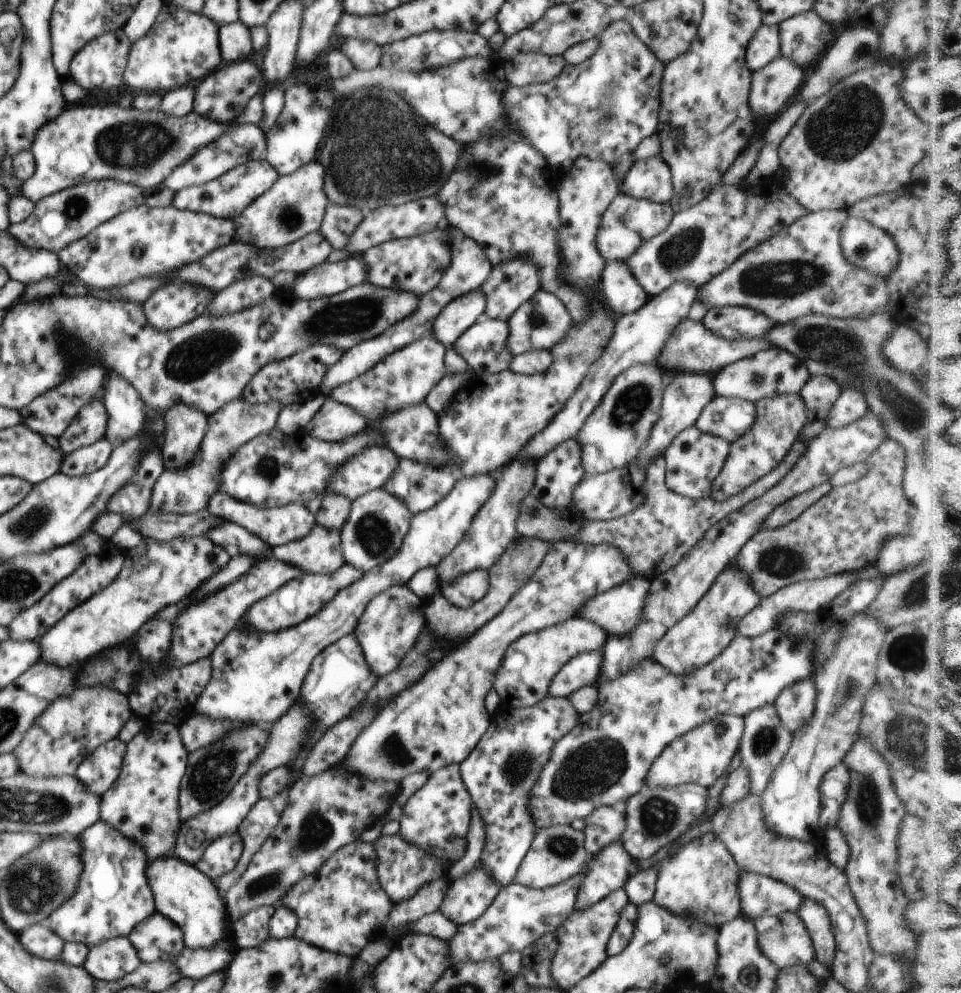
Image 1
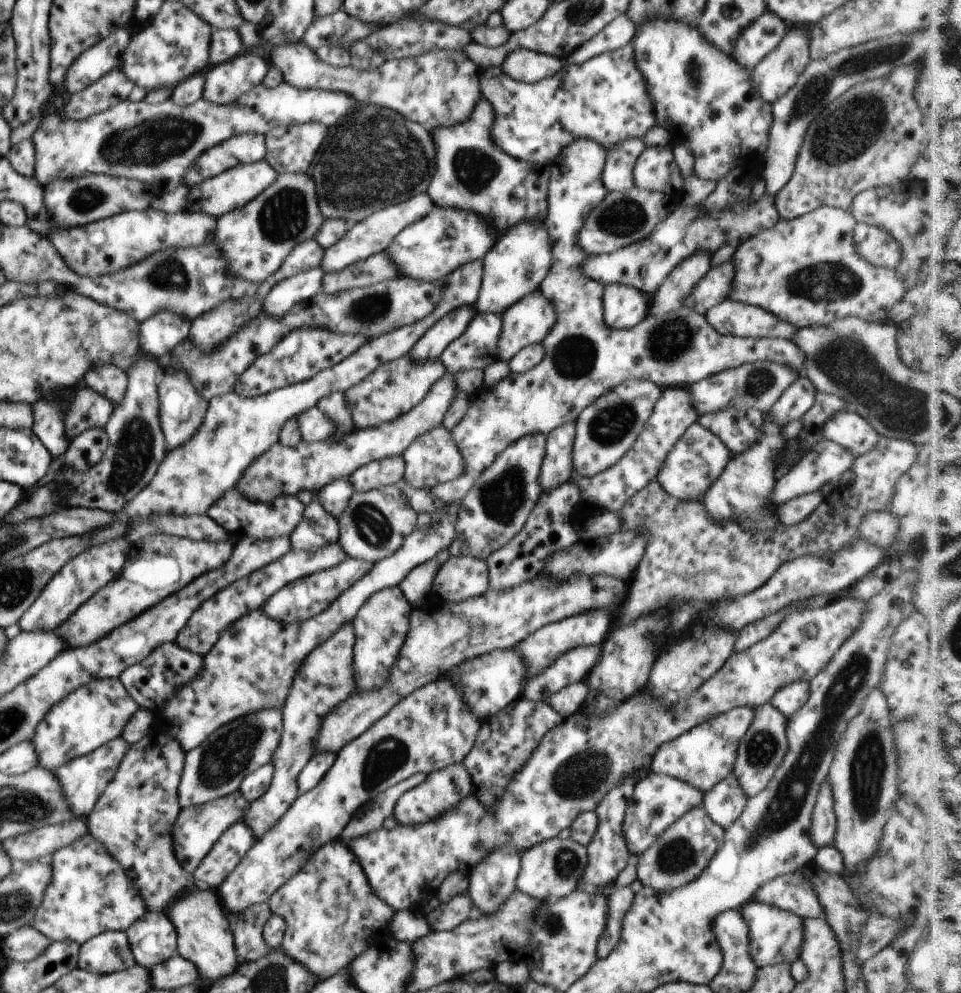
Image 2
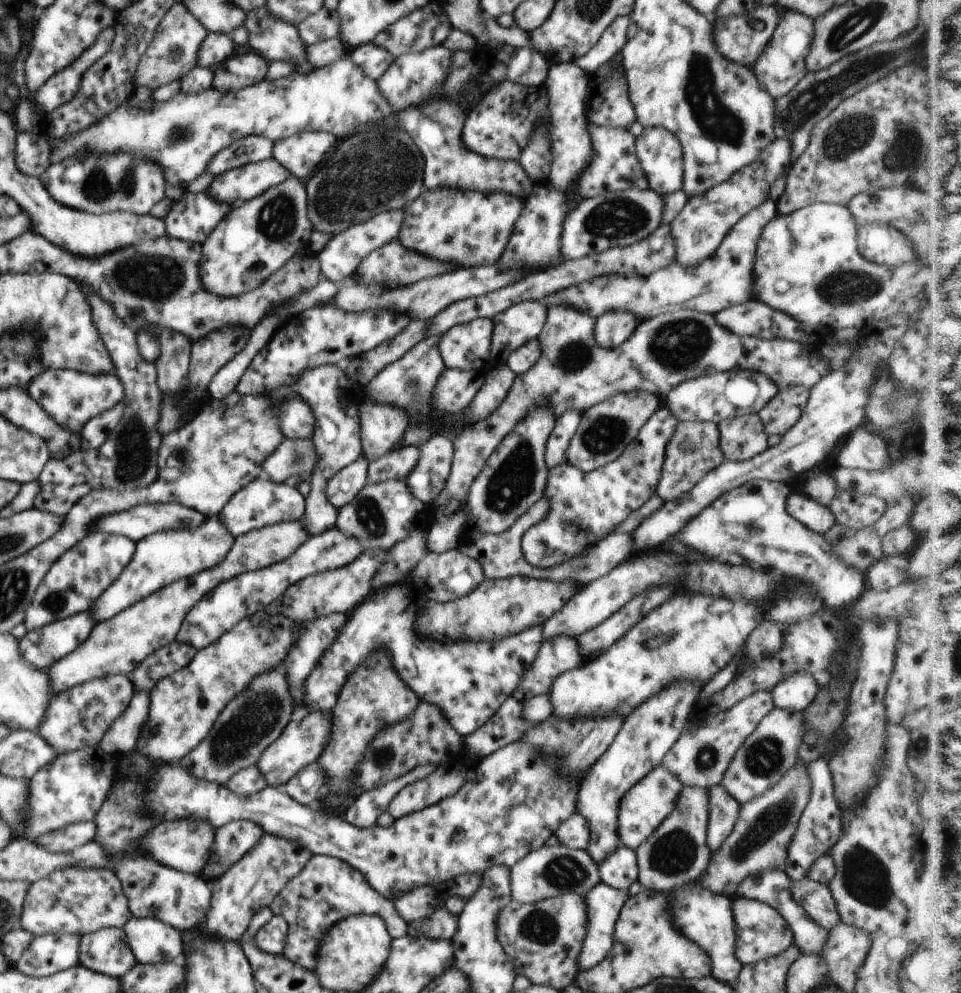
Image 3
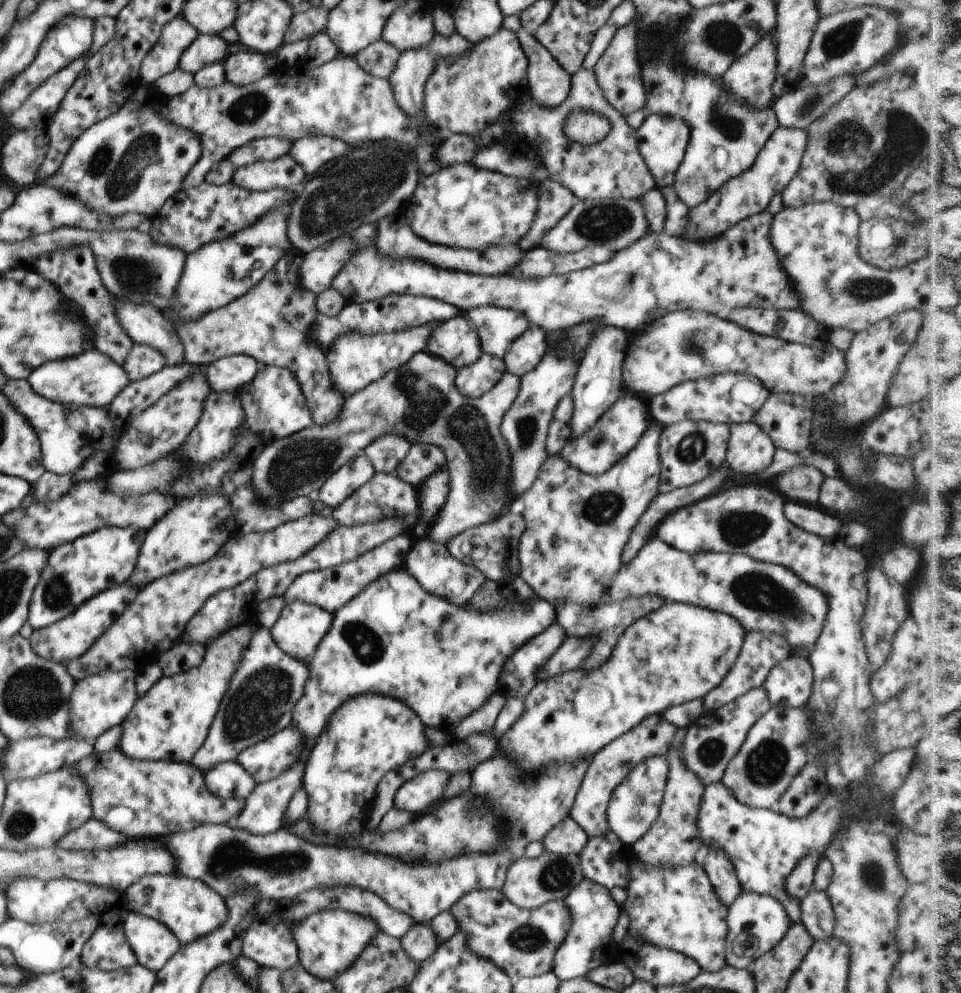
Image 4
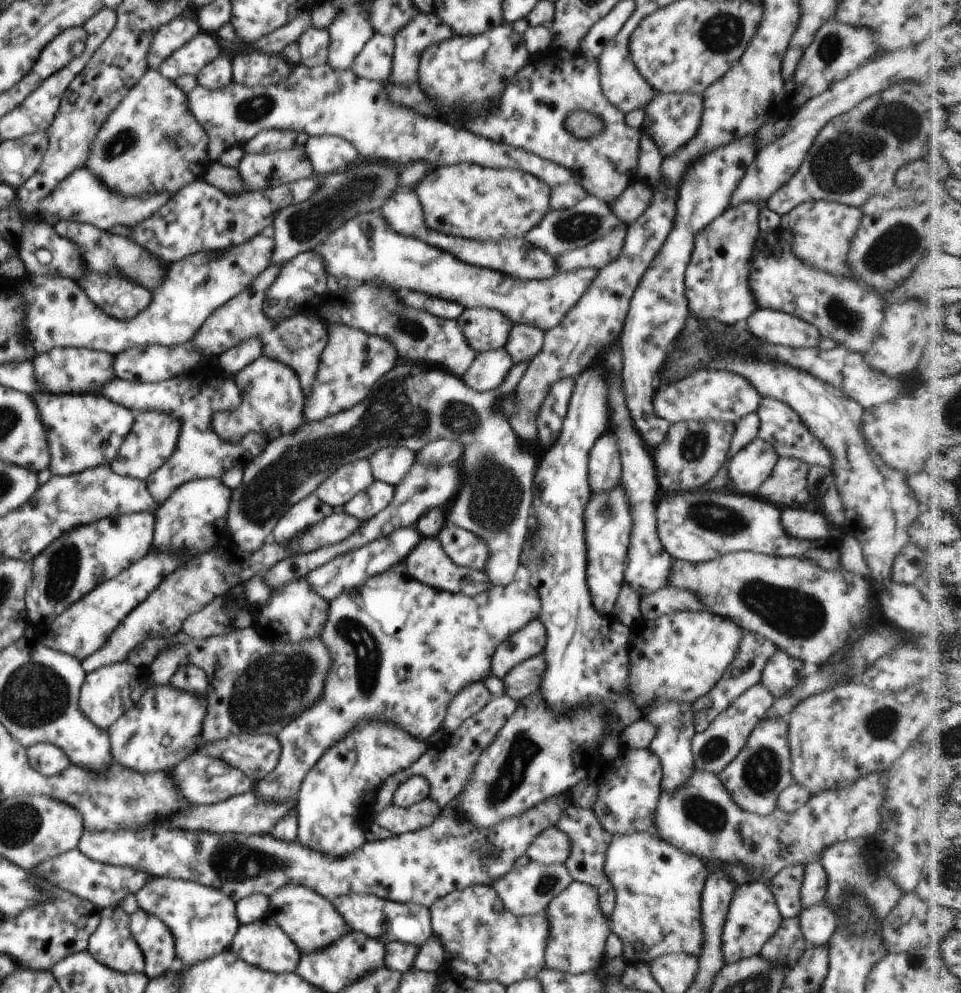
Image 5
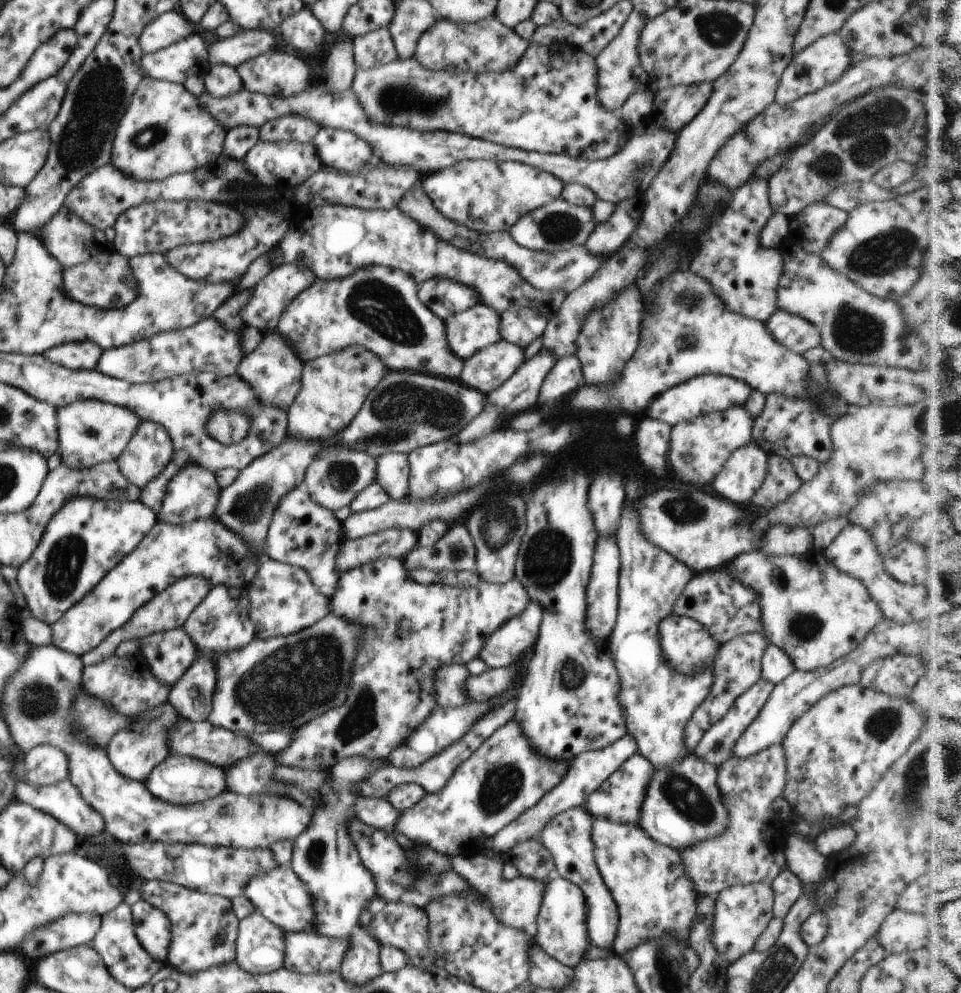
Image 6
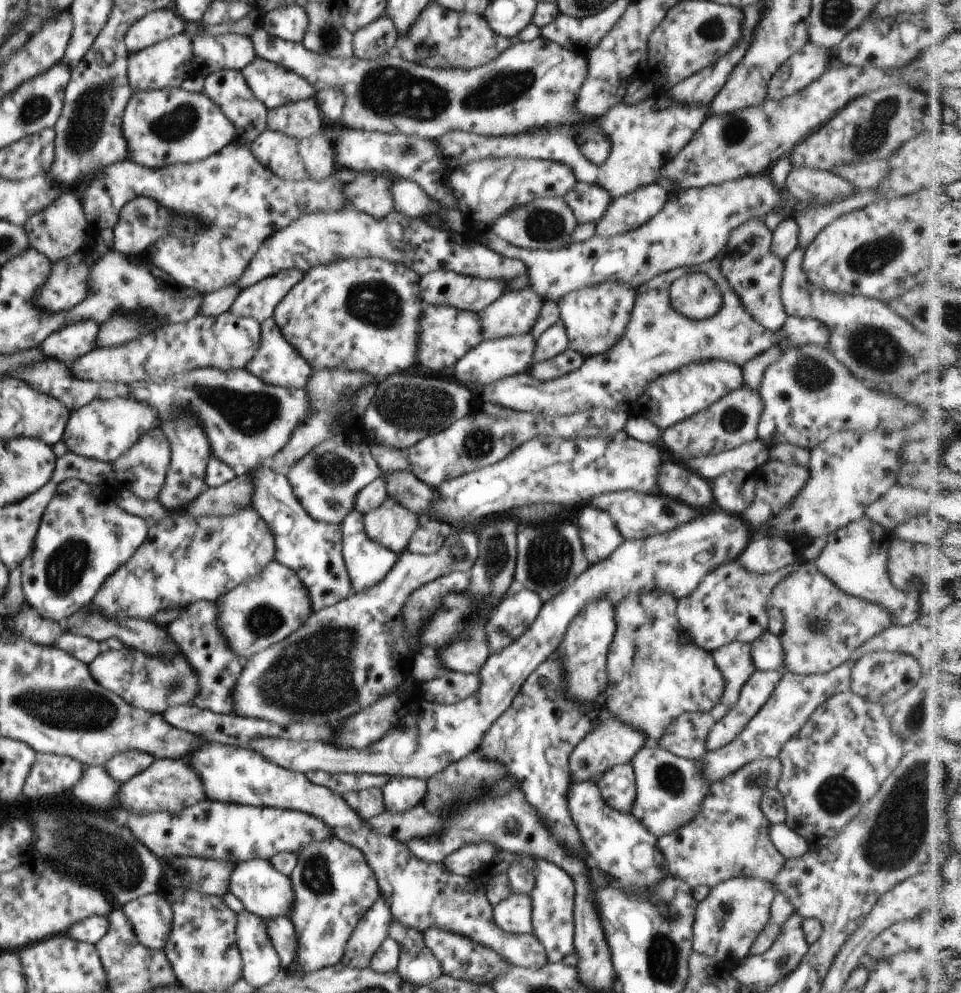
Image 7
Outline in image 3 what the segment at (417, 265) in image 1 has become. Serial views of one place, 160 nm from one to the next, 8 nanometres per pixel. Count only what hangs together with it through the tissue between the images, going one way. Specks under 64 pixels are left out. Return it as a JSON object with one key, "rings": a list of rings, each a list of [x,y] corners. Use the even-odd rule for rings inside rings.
{"rings":[[[444,188],[444,190],[426,190],[418,200],[414,200],[408,208],[404,222],[400,227],[399,238],[401,245],[418,254],[436,258],[440,262],[452,262],[456,266],[486,266],[496,264],[502,250],[506,248],[507,240],[512,234],[516,219],[522,212],[524,201],[506,193],[484,194],[476,191],[468,192],[462,189]]]}

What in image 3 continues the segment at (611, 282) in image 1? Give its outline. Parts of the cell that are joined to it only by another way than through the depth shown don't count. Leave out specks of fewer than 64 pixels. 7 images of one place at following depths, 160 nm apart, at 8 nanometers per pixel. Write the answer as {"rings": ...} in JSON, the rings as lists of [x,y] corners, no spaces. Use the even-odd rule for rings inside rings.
{"rings":[[[610,312],[600,315],[594,325],[594,336],[599,347],[615,349],[627,340],[640,322],[635,314]]]}

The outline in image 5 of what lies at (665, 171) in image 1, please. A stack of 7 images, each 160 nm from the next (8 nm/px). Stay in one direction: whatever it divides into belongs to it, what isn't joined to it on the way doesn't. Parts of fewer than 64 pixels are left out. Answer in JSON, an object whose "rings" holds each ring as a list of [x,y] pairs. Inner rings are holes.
{"rings":[[[658,93],[646,106],[641,131],[646,133],[662,155],[662,160],[679,151],[697,133],[704,102],[696,94]]]}

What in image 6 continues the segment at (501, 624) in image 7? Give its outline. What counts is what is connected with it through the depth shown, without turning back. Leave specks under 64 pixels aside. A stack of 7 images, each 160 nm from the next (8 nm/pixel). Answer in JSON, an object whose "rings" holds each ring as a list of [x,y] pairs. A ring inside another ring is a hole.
{"rings":[[[530,602],[519,615],[500,625],[485,642],[480,651],[482,659],[490,669],[507,667],[516,663],[539,637],[543,610]]]}

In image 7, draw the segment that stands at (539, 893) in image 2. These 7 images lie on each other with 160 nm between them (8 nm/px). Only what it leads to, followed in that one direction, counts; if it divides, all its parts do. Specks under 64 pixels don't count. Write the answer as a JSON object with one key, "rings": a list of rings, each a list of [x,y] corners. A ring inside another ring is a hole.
{"rings":[[[511,892],[493,907],[495,924],[509,934],[533,934],[530,895]]]}

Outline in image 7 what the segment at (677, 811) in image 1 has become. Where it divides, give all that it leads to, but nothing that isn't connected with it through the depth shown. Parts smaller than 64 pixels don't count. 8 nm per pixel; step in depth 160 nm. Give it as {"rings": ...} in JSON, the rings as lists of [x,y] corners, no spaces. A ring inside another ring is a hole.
{"rings":[[[630,763],[608,768],[597,783],[608,806],[618,812],[631,813],[636,799],[635,774]]]}

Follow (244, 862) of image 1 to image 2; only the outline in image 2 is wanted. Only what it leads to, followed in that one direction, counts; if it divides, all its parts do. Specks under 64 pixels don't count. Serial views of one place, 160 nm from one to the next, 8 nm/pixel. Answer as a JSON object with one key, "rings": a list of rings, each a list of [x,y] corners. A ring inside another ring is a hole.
{"rings":[[[344,623],[324,644],[320,644],[302,664],[296,680],[292,682],[290,696],[284,704],[282,718],[284,728],[279,745],[273,752],[271,763],[274,767],[273,779],[268,790],[249,807],[243,816],[243,823],[253,832],[256,839],[263,837],[288,812],[298,798],[297,778],[313,755],[312,738],[316,738],[322,720],[340,702],[356,692],[354,668],[352,668],[352,646],[355,643],[353,623]]]}

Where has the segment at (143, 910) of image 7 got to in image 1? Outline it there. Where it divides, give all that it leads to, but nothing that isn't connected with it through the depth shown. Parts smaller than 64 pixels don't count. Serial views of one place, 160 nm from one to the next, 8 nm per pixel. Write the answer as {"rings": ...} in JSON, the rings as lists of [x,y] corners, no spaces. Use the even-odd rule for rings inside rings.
{"rings":[[[158,911],[137,924],[128,938],[135,946],[142,963],[174,963],[185,947],[182,929]]]}

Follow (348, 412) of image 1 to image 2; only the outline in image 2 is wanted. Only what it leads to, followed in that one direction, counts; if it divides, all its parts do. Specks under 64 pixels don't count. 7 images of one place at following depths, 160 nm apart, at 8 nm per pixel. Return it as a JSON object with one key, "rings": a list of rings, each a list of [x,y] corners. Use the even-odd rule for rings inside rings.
{"rings":[[[312,407],[296,416],[301,438],[306,442],[328,441],[337,431],[337,426],[322,409]]]}

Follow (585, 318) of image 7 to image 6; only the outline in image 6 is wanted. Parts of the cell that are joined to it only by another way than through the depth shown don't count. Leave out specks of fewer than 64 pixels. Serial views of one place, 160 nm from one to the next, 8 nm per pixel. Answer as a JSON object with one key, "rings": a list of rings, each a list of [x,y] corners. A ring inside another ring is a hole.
{"rings":[[[636,286],[626,288],[616,302],[610,302],[589,316],[581,328],[577,338],[577,351],[575,355],[581,362],[583,380],[586,384],[594,386],[612,386],[616,378],[620,378],[620,370],[624,370],[626,360],[632,358],[638,346],[638,326],[642,322],[644,304],[640,300],[640,292]]]}

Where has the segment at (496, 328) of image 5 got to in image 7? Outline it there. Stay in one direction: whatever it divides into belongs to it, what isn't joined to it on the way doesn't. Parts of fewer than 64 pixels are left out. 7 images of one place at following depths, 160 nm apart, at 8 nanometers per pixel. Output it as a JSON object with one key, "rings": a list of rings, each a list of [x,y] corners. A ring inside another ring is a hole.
{"rings":[[[424,303],[418,324],[420,328],[418,328],[418,346],[416,346],[416,365],[434,370],[436,373],[452,368],[460,358],[483,342],[480,336],[480,316],[473,311]]]}

